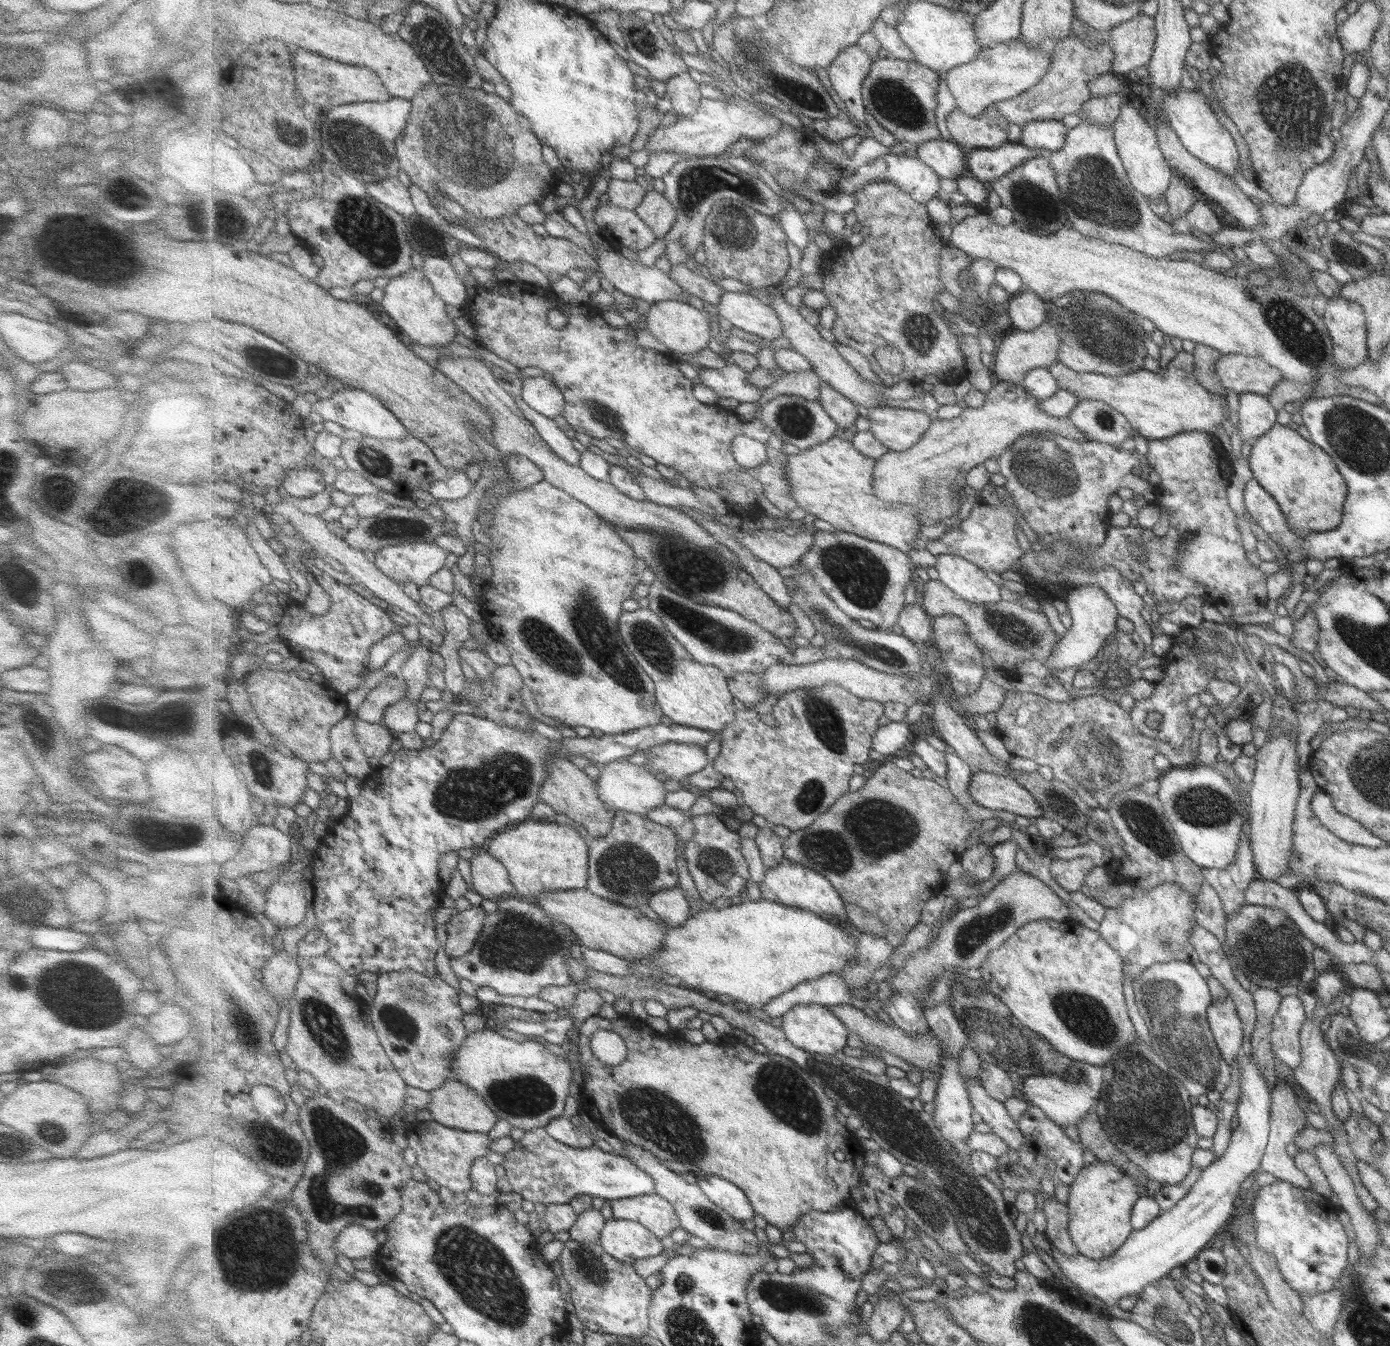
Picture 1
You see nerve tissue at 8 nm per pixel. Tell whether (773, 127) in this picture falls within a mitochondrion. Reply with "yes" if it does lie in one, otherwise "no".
no

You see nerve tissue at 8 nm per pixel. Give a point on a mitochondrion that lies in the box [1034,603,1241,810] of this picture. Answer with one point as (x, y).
(1089, 760)

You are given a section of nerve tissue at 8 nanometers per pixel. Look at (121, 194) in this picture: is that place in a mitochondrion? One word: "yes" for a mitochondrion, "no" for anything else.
no

